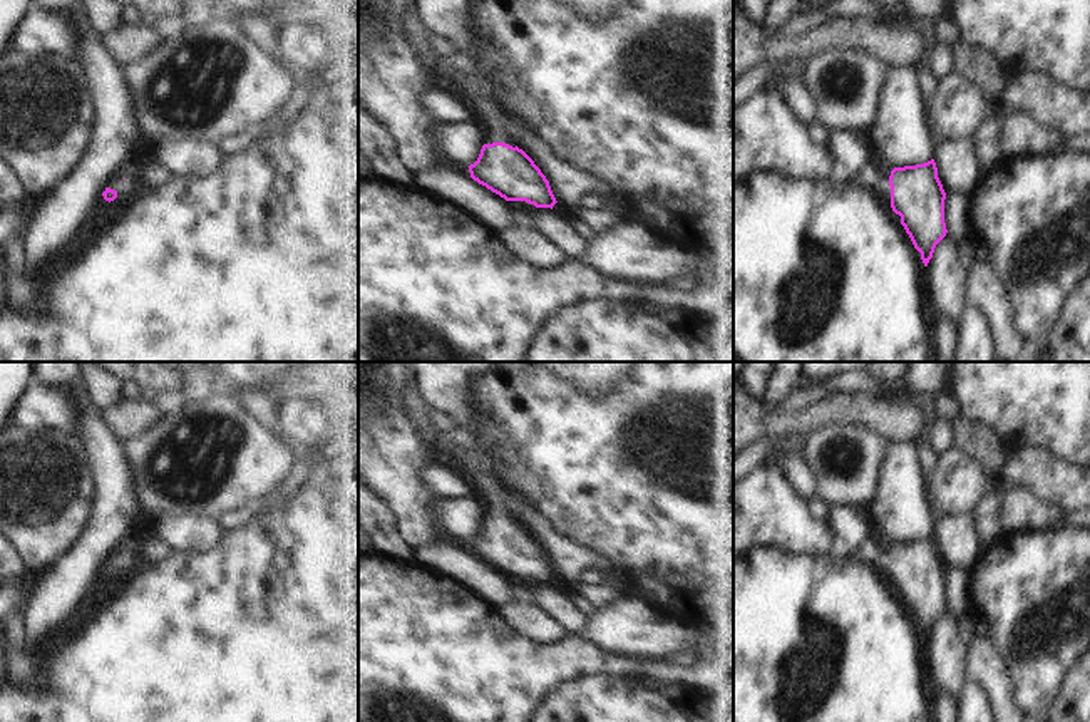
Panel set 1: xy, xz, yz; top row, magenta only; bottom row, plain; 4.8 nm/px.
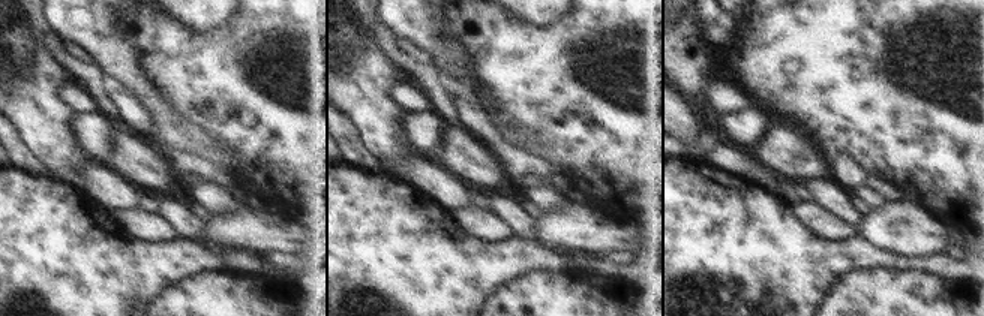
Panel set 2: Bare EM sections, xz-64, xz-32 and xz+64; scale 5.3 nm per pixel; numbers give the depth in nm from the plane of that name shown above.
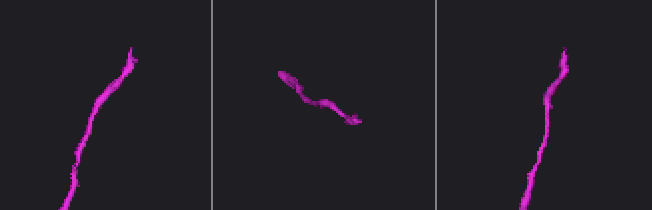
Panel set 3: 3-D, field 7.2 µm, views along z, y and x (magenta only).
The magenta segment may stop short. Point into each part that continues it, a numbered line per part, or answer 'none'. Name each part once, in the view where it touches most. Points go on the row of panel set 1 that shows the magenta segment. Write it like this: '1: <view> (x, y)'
1: yz (874, 178)

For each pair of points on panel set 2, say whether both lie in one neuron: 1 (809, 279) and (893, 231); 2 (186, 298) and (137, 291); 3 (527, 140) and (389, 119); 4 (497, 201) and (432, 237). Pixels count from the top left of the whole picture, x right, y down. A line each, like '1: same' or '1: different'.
1: different
2: different
3: different
4: different

